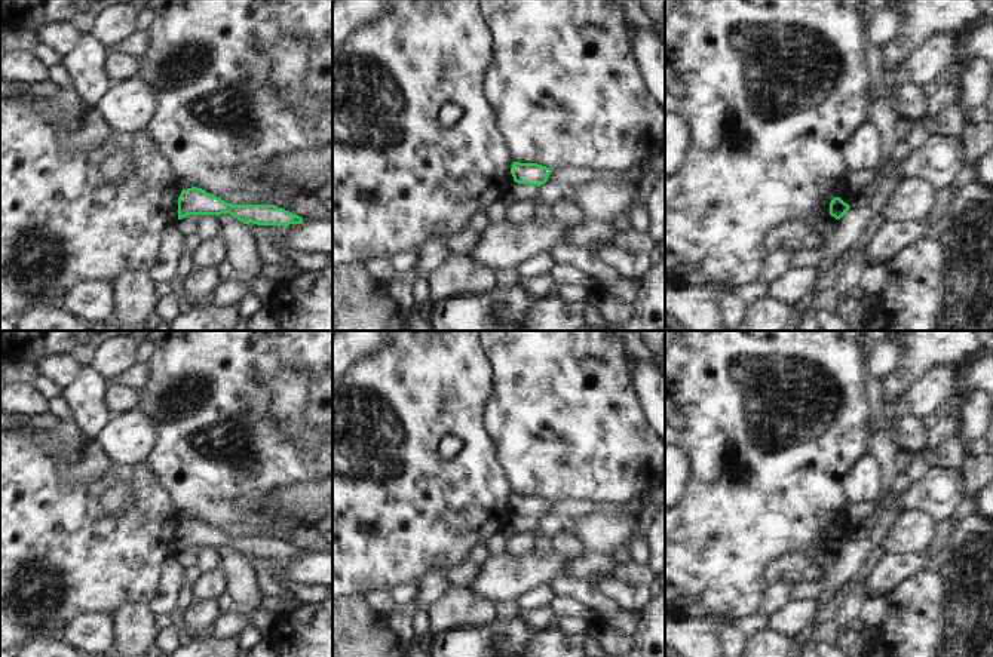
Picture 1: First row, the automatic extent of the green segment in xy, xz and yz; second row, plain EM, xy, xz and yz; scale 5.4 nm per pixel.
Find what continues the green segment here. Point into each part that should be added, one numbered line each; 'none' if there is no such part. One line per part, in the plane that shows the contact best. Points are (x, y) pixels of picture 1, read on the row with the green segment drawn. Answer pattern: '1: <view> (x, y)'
none

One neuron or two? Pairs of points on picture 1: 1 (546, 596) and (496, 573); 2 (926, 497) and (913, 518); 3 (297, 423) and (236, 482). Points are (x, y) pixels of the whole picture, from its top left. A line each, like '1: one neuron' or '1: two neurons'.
1: two neurons
2: two neurons
3: two neurons

